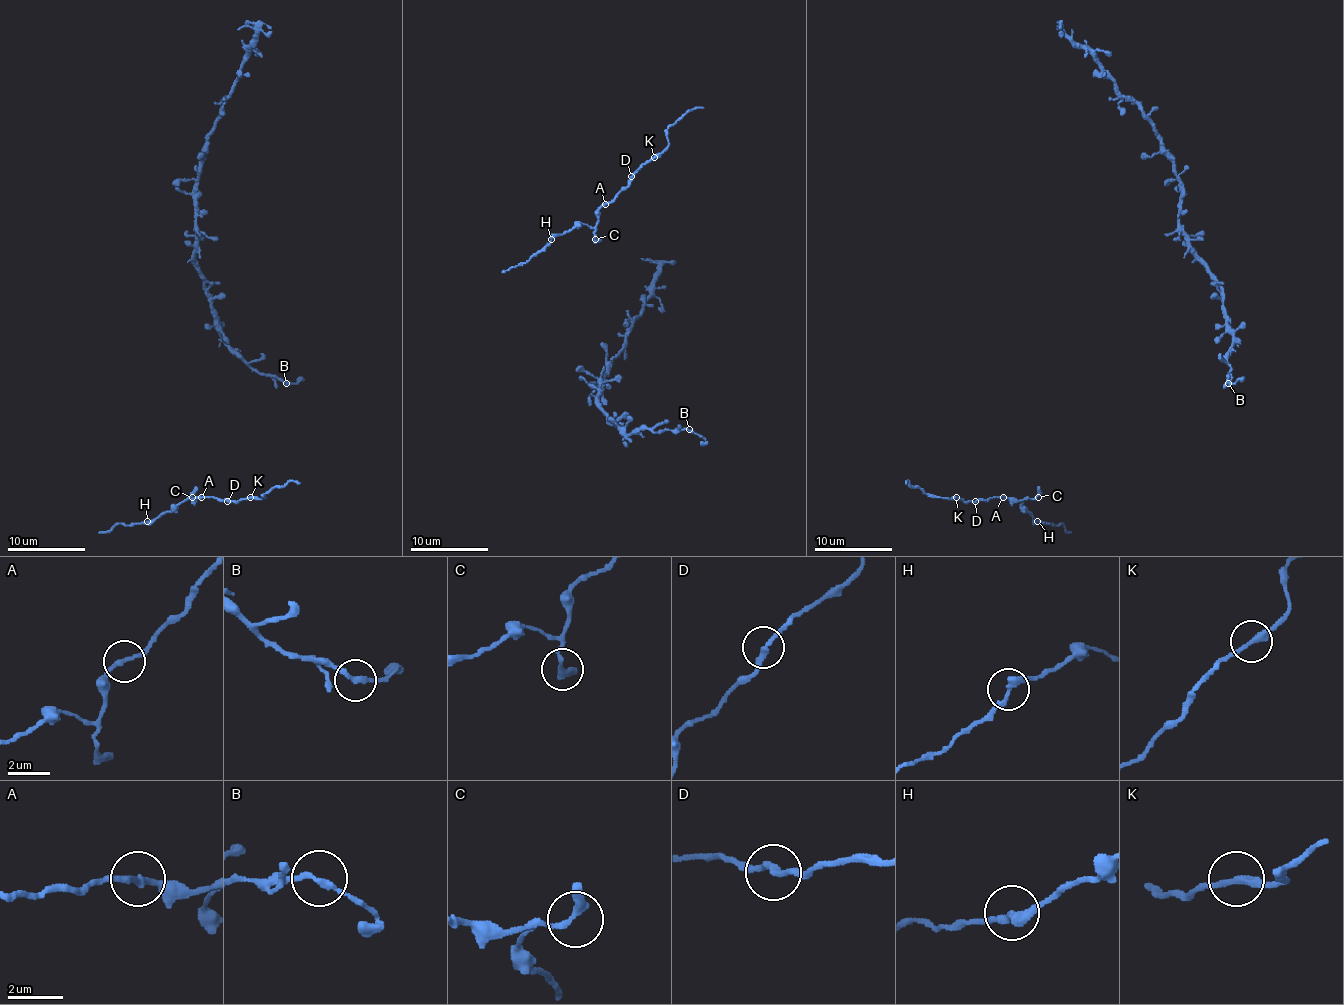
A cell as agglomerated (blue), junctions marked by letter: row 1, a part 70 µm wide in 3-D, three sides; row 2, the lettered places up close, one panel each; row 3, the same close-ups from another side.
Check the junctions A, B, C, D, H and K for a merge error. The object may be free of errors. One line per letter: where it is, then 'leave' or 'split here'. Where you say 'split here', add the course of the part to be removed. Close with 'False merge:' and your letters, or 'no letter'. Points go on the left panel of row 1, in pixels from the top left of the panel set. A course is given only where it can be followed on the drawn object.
A: place (201, 497); leave
B: place (286, 383); leave
C: place (192, 497); leave
D: place (227, 501); leave
H: place (147, 521); leave
K: place (250, 497); leave
False merge: no letter

